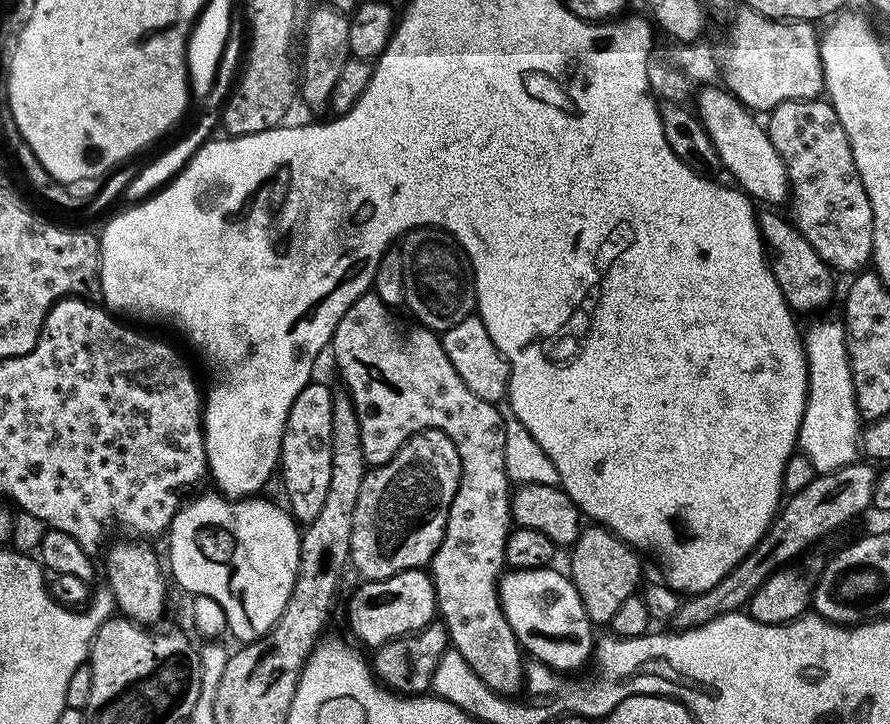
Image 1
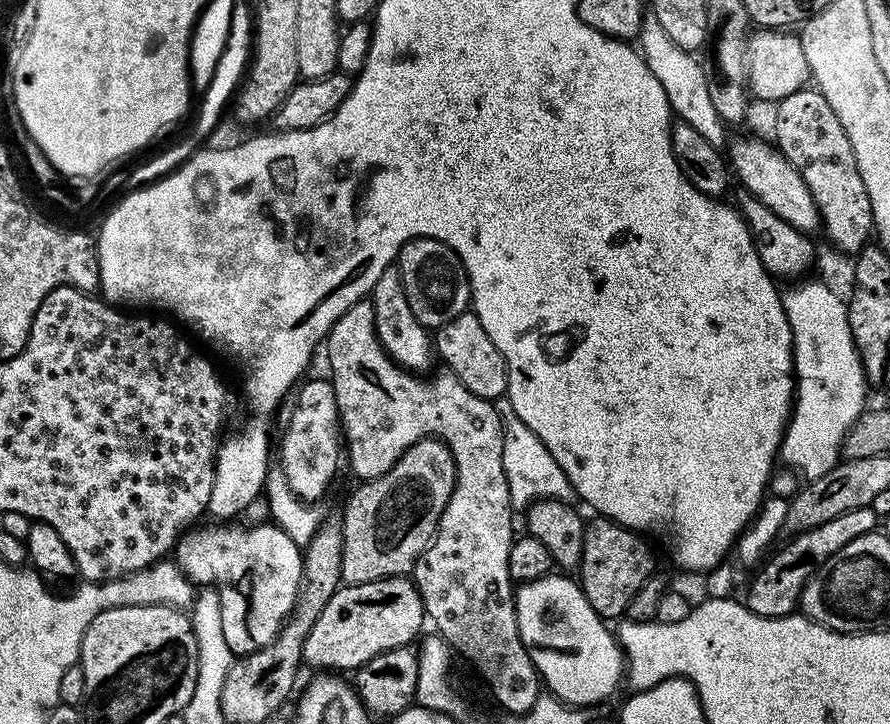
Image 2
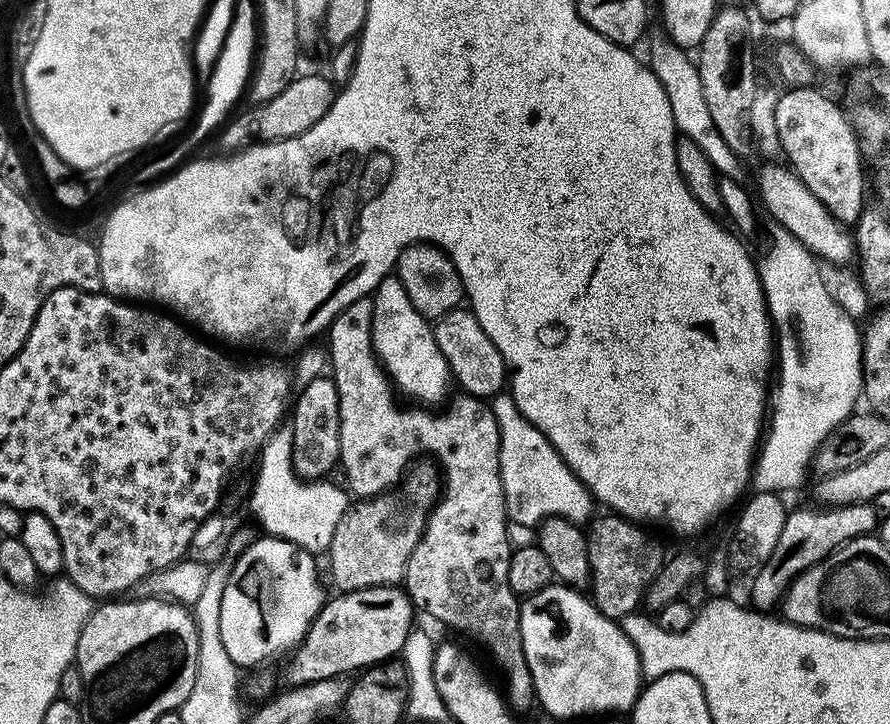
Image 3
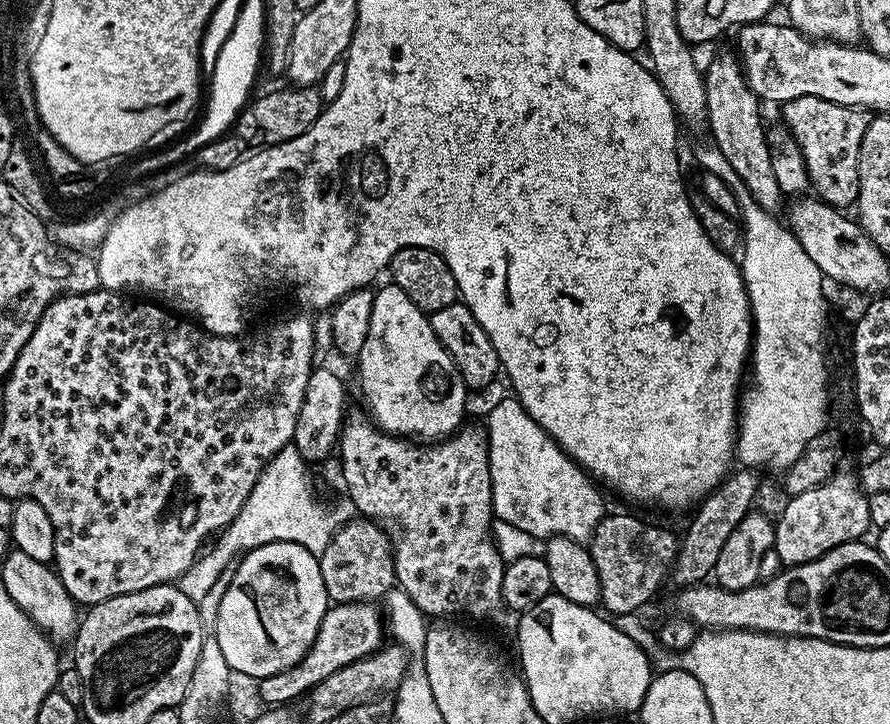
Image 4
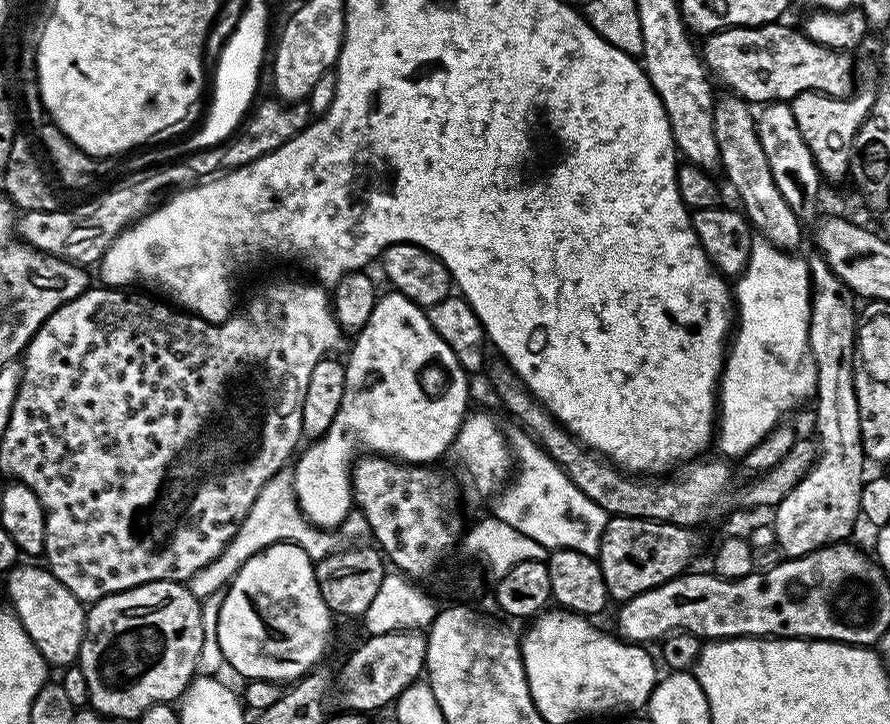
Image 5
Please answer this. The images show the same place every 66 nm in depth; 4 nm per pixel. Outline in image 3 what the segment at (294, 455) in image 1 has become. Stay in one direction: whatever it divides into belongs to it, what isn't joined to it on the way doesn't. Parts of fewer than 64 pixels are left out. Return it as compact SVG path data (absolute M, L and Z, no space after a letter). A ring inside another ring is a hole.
M327 375L314 378L314 382L310 382L310 386L295 397L290 408L290 423L294 430L292 469L305 480L327 477L328 471L340 463L340 415L336 383Z

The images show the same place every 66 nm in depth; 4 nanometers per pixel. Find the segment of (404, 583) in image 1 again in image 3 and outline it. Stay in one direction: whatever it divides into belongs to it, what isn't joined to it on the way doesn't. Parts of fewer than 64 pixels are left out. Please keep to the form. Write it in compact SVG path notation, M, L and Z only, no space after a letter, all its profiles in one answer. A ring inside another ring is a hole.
M387 584L363 588L357 592L336 594L312 620L307 634L287 657L285 685L297 688L310 682L322 682L331 676L344 676L367 670L403 653L409 634L414 631L414 605L403 587Z

